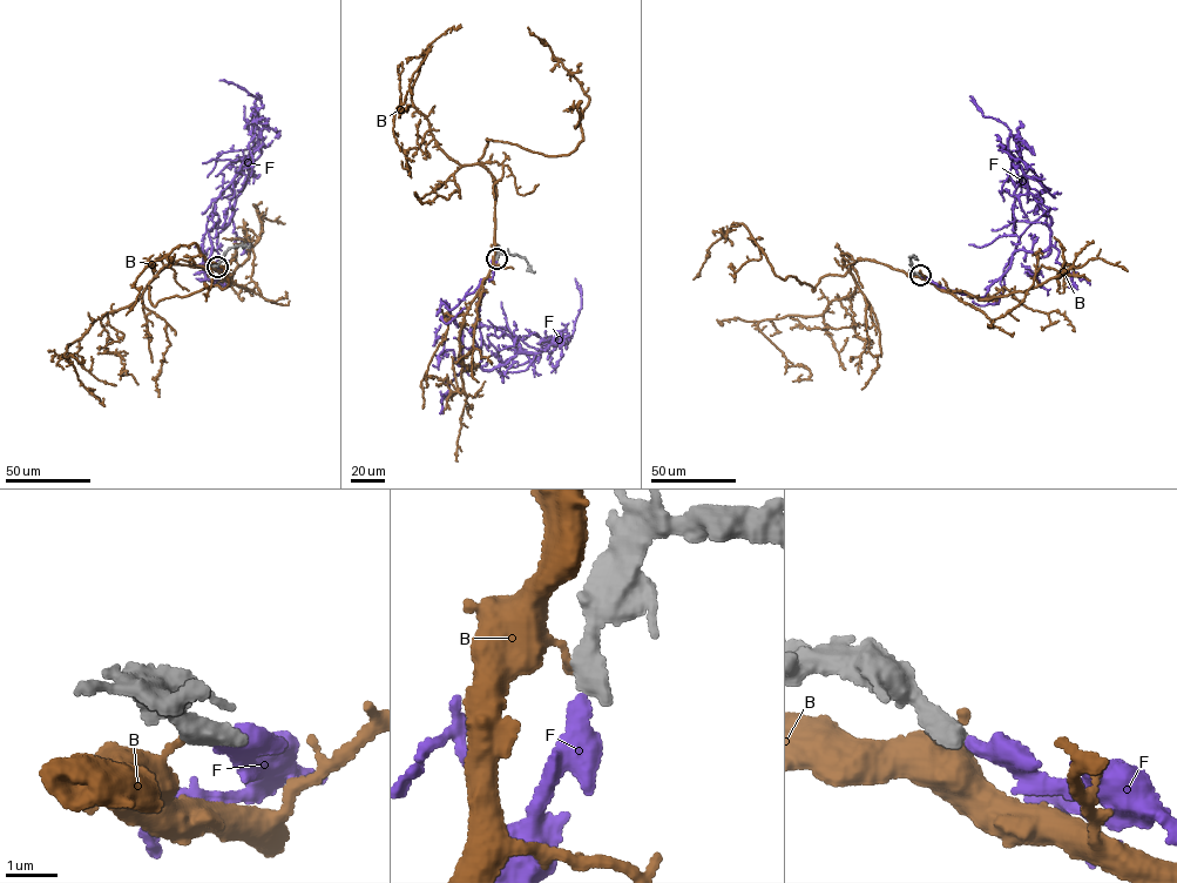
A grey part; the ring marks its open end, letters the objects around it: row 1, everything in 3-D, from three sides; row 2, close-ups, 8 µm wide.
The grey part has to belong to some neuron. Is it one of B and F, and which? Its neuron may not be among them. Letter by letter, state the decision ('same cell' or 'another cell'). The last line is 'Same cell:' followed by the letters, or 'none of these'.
B: another cell
F: same cell
Same cell: F

